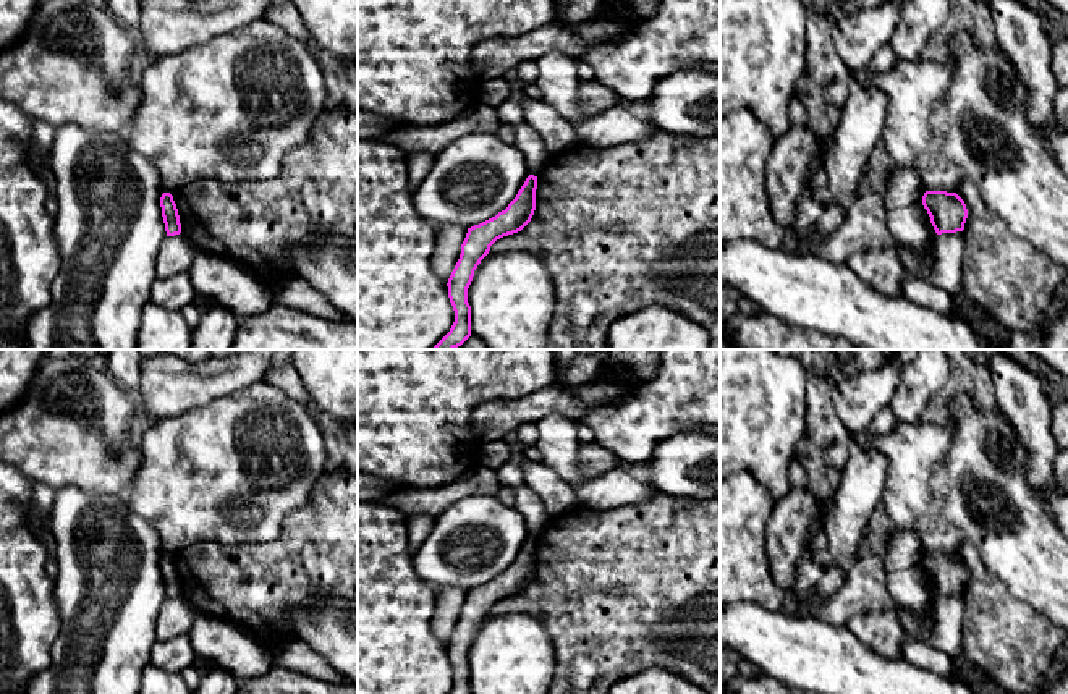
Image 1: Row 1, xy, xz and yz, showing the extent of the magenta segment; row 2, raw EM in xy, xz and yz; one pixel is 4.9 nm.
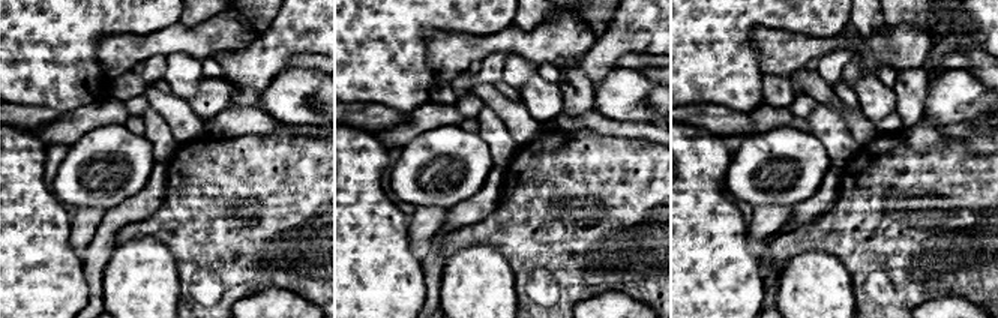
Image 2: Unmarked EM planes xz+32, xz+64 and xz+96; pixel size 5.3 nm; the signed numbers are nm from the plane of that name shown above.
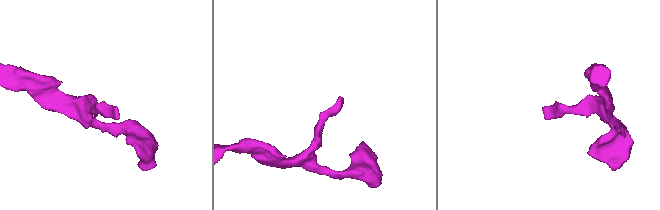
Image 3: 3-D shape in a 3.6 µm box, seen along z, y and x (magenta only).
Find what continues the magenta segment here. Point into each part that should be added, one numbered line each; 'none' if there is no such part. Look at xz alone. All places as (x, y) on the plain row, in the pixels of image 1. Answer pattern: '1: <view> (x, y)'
none

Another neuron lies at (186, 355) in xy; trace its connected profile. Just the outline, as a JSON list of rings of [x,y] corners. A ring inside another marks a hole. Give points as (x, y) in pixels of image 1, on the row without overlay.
[[[163,349],[163,351],[188,362],[202,362],[212,356],[209,349]]]

